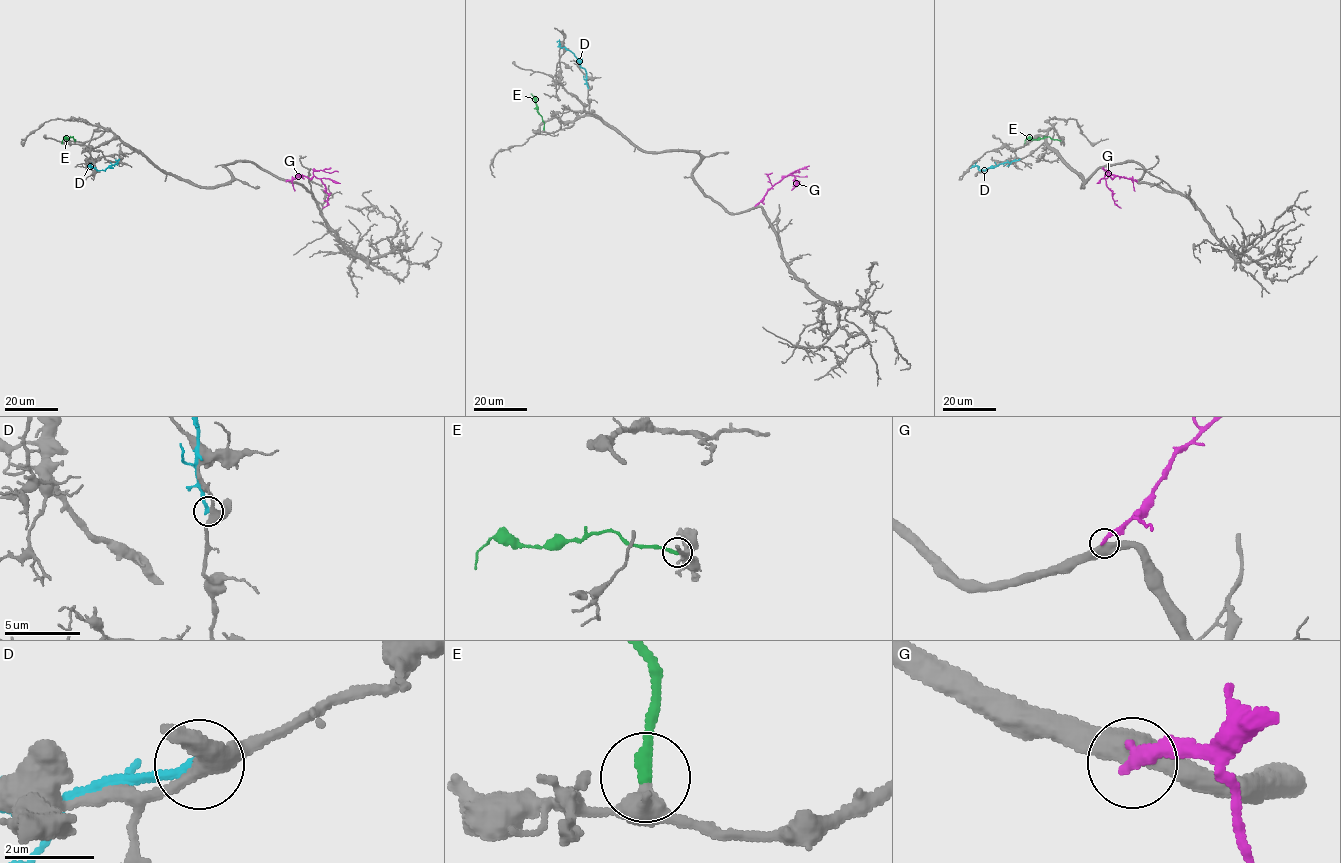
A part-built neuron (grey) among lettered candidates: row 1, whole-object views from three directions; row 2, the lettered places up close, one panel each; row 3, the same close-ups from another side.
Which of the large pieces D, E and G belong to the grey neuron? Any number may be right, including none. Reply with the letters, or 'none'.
E

